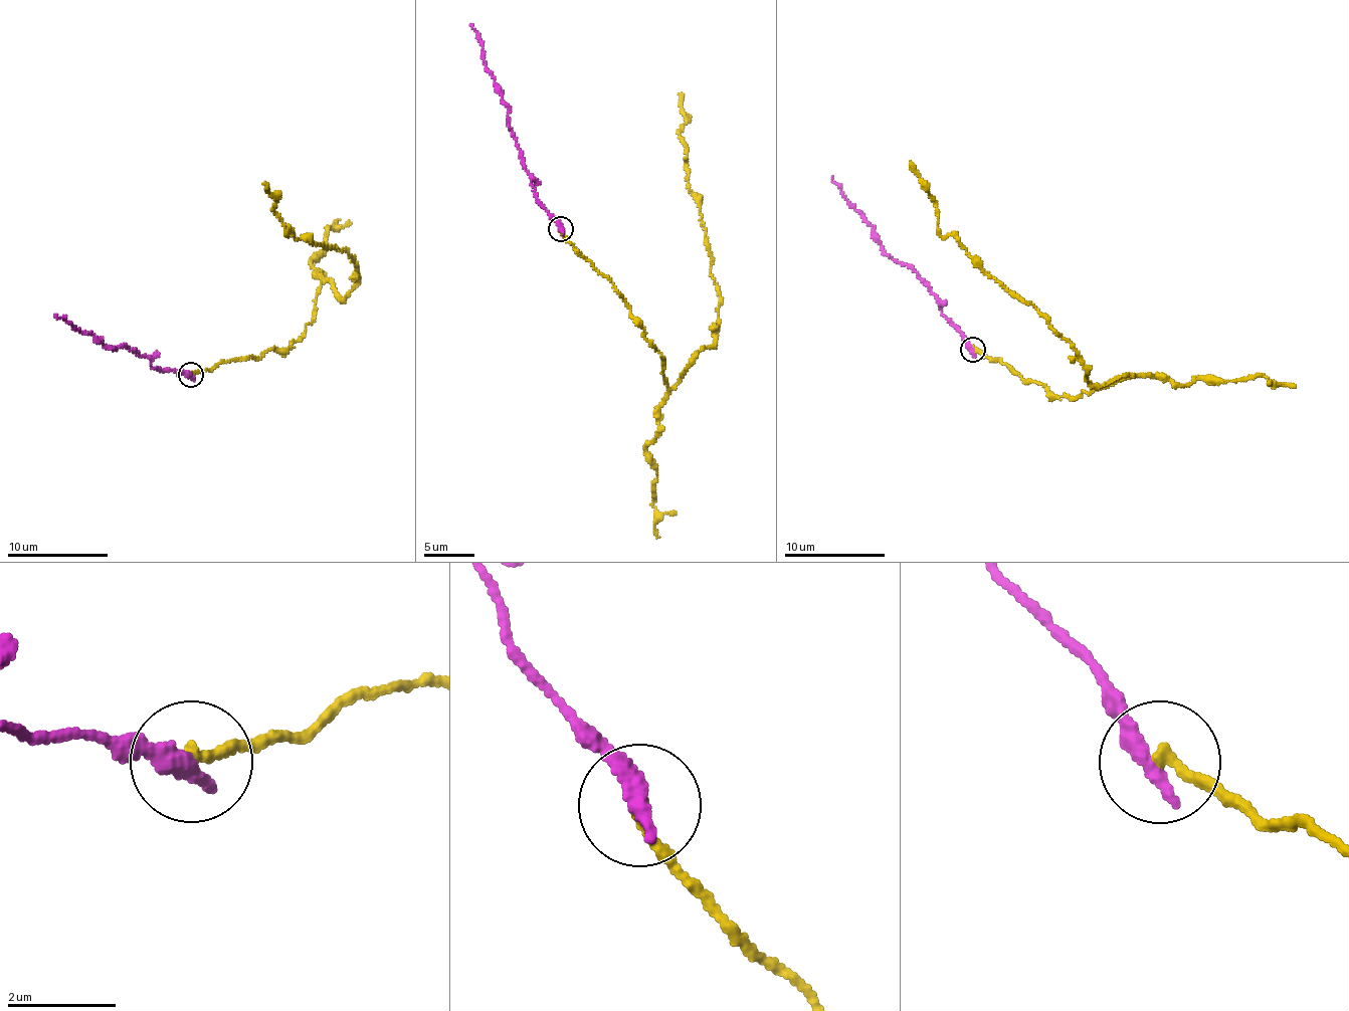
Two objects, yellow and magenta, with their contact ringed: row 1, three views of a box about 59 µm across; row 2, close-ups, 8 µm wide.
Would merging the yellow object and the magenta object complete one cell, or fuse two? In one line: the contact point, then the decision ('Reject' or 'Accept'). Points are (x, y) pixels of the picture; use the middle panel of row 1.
Place: (561, 229). Reject

